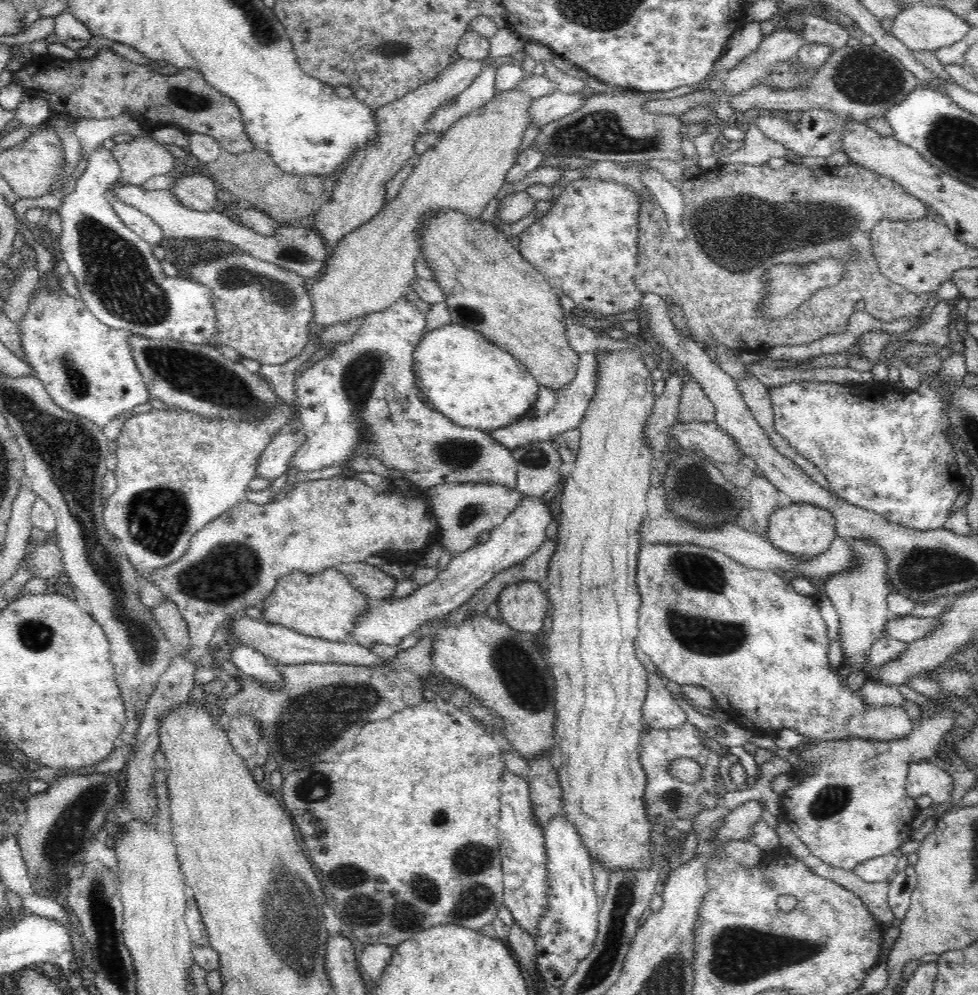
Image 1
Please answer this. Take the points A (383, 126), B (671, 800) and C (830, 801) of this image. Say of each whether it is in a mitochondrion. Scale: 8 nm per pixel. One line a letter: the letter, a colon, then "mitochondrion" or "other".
A: other
B: mitochondrion
C: mitochondrion

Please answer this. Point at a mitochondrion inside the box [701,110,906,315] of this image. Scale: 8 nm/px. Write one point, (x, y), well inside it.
(802, 282)

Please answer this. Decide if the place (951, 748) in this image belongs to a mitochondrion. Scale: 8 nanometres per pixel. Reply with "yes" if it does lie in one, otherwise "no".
no

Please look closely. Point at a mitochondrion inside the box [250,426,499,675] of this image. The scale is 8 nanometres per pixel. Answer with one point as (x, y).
(456, 453)

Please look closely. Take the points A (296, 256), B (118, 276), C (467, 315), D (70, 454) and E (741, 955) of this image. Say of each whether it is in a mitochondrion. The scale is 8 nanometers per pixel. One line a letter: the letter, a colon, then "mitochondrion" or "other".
A: mitochondrion
B: mitochondrion
C: other
D: mitochondrion
E: mitochondrion

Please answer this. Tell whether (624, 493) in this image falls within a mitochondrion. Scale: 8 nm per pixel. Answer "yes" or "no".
no

